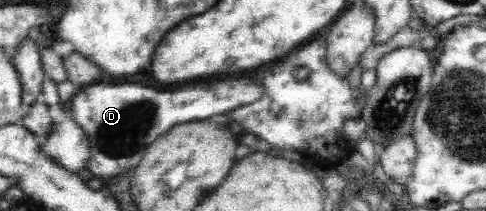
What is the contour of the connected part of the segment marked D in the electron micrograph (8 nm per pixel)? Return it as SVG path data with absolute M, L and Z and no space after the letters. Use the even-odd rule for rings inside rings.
M258 79L214 80L210 83L186 85L180 89L160 91L142 83L124 85L90 85L82 87L72 102L72 116L90 140L90 161L86 167L99 177L112 177L131 172L144 157L146 148L167 129L188 124L206 117L232 111L258 101L266 86Z

